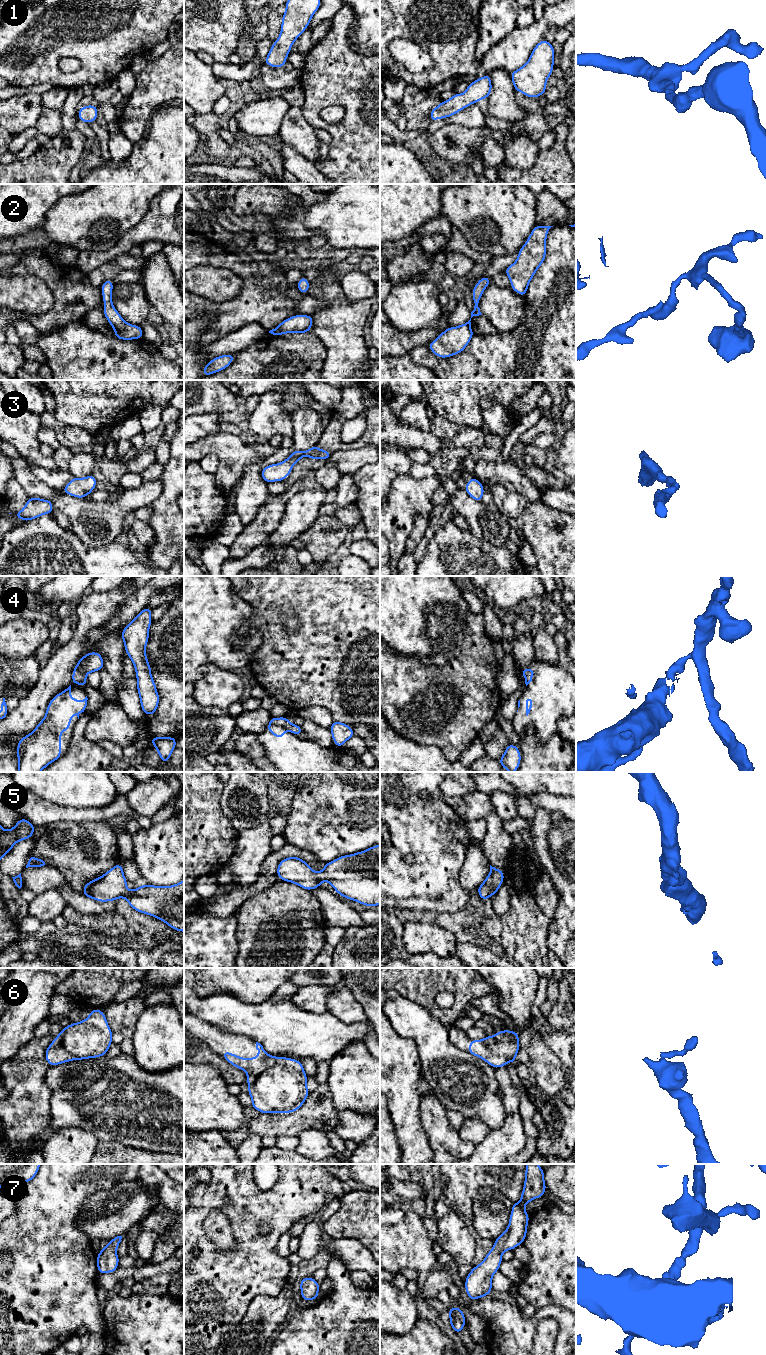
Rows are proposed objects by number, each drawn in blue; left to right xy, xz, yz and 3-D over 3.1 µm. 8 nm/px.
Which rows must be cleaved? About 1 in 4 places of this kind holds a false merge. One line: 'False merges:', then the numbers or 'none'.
False merges: 4

